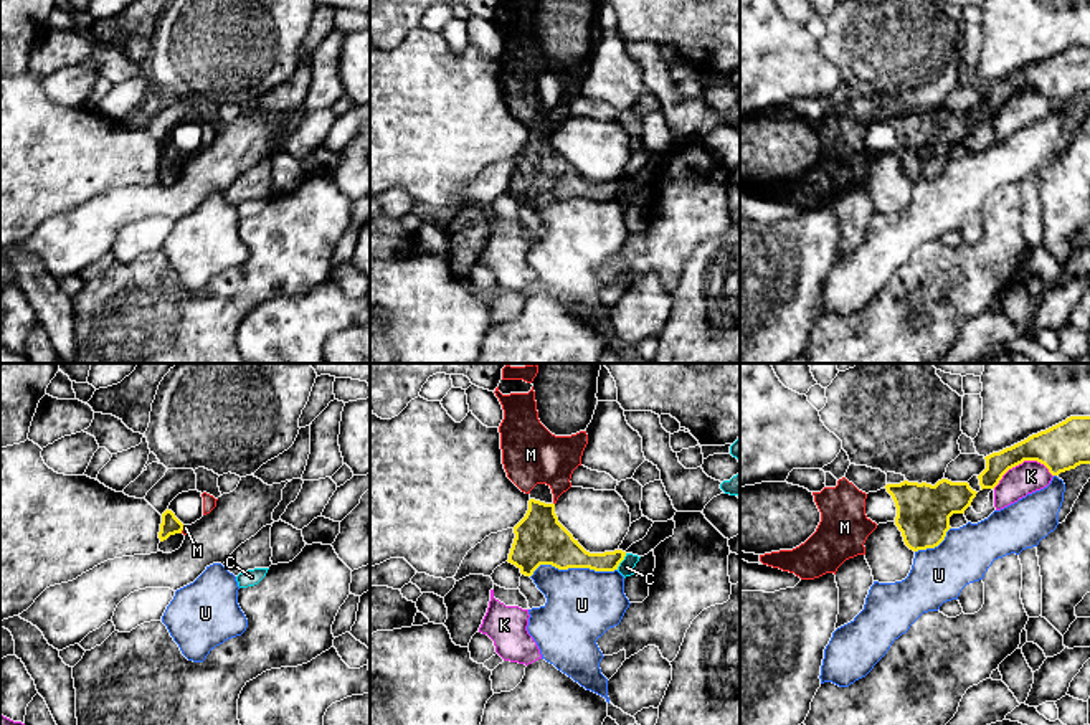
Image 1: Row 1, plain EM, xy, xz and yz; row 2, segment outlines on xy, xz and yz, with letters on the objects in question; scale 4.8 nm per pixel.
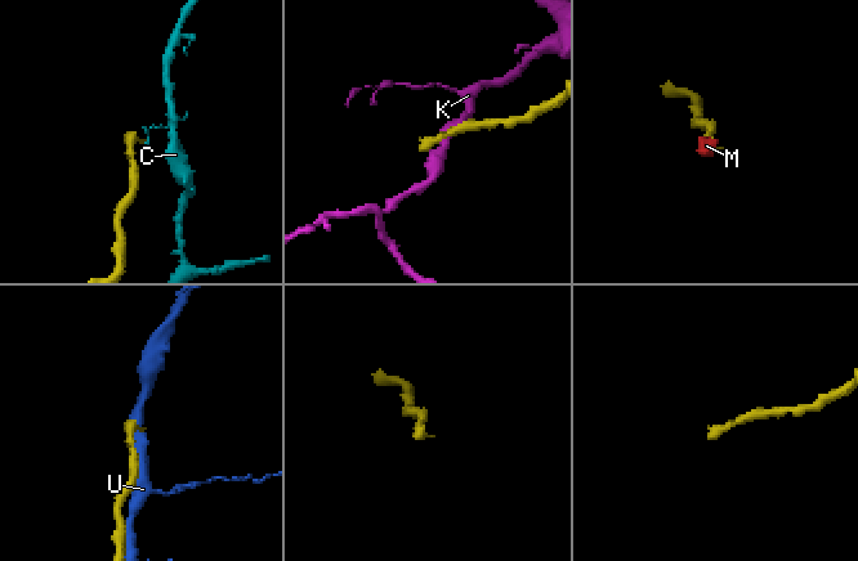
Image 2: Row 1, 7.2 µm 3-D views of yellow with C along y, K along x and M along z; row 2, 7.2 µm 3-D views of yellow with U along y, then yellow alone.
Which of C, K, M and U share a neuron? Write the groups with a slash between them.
C / K / M / U

